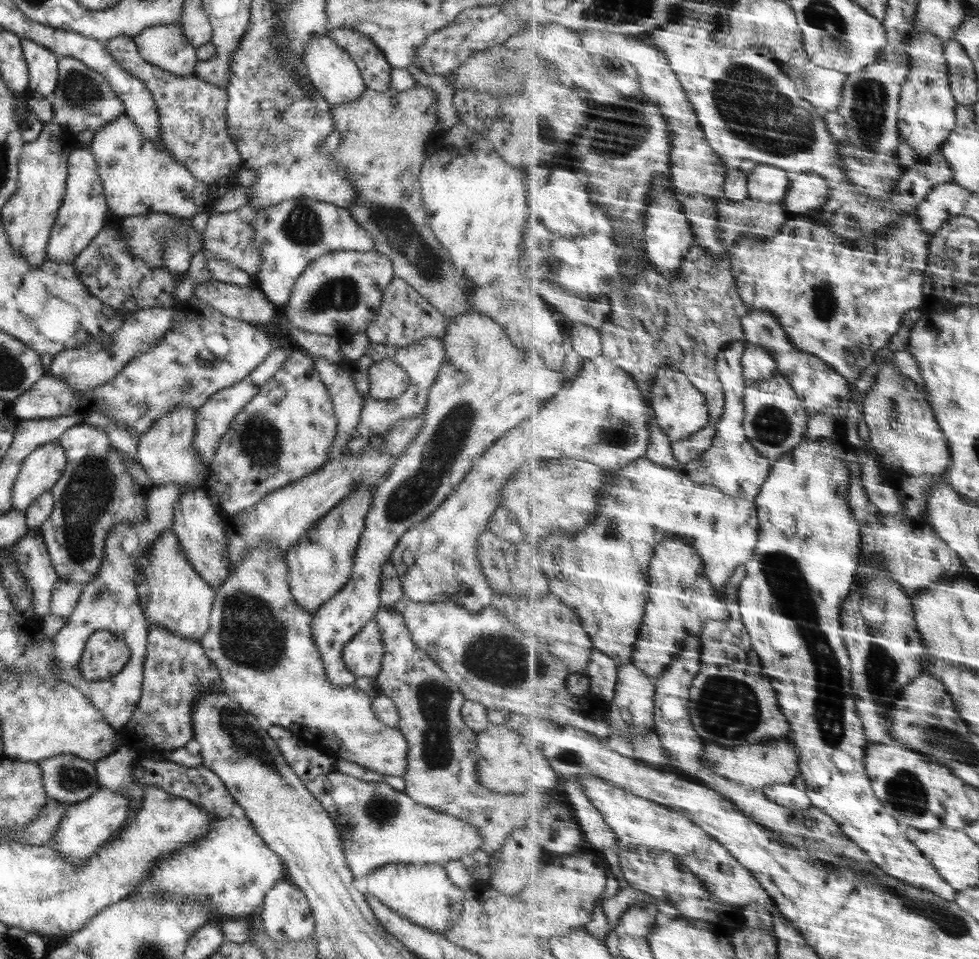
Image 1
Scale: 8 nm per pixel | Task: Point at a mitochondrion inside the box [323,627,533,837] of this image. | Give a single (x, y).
(433, 699)

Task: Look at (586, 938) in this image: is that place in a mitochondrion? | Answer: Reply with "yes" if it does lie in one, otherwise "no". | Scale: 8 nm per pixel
no

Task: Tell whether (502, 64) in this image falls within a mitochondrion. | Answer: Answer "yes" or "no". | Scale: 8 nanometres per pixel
yes

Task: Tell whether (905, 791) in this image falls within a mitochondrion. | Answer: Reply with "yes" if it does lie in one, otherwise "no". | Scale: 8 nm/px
yes

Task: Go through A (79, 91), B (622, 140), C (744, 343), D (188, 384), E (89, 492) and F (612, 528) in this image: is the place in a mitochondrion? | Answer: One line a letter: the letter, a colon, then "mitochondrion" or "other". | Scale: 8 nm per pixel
A: mitochondrion
B: mitochondrion
C: other
D: mitochondrion
E: mitochondrion
F: mitochondrion

